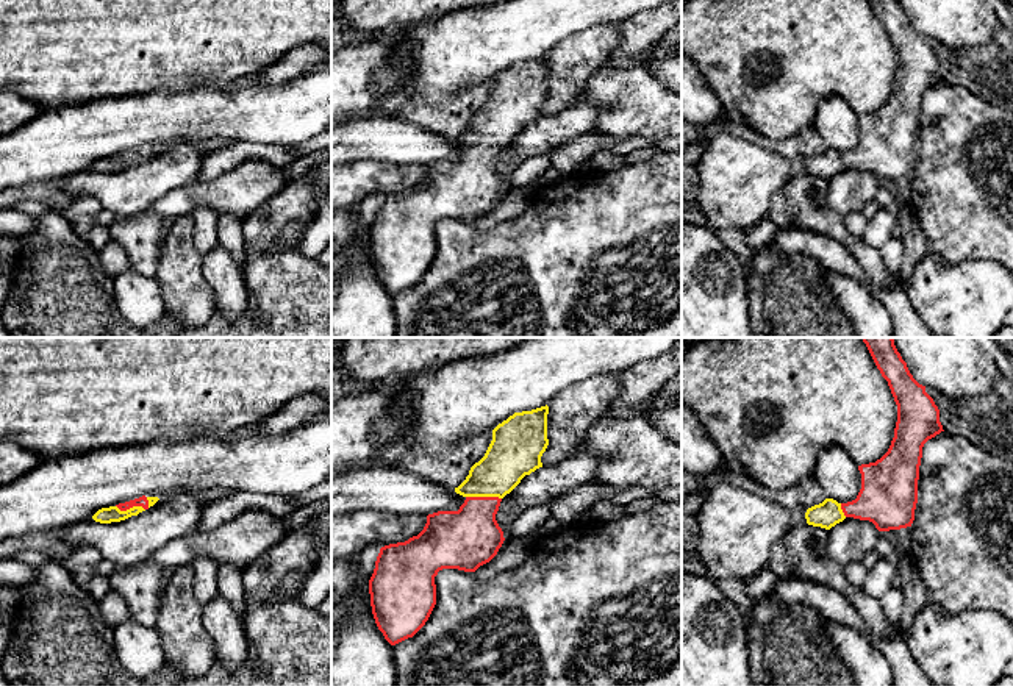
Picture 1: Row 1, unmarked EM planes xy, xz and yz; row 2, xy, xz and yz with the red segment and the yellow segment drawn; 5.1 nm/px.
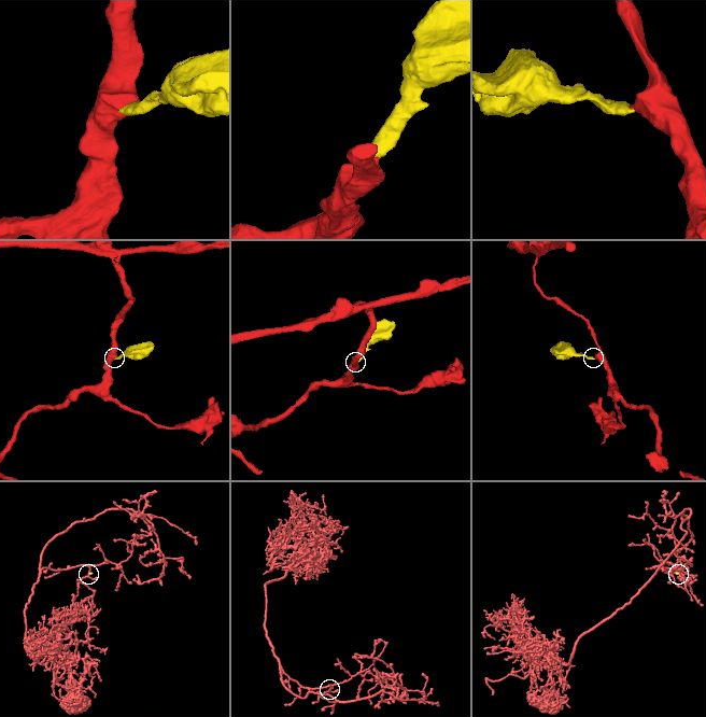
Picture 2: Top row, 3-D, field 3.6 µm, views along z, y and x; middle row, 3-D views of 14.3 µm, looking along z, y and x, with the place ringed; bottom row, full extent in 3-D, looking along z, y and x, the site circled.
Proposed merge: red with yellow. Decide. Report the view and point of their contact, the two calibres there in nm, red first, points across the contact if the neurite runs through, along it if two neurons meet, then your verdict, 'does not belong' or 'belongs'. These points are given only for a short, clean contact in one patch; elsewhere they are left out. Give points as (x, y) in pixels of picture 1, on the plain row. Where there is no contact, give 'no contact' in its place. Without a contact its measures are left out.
xz (483, 147) | 320/240 nm | across xz (465, 189), (472, 182), (483, 147), (483, 138), (510, 107) | belongs

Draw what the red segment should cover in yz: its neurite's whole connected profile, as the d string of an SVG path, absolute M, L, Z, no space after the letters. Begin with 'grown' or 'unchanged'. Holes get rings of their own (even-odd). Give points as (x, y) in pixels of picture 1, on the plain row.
grown; M869 0L869 3L882 27L888 31L897 55L894 88L880 109L858 116L861 139L857 148L847 153L825 148L822 153L808 158L805 163L808 175L830 180L846 167L854 167L872 172L879 181L890 181L911 177L915 170L922 97L929 89L944 81L940 72L940 59L925 42L925 36L913 28L897 0Z

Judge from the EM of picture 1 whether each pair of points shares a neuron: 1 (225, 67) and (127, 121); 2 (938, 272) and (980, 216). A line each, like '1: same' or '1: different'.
1: different
2: different

